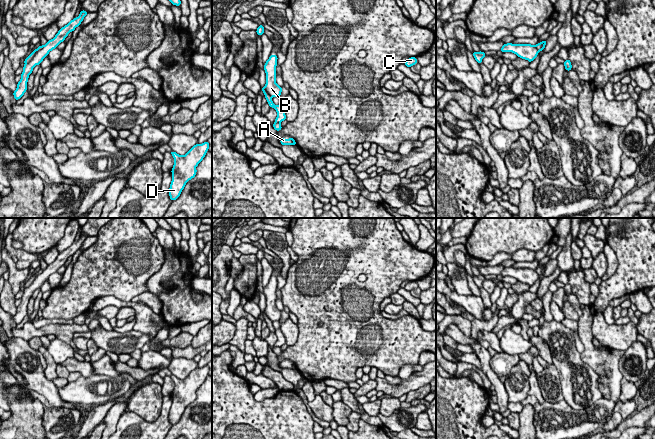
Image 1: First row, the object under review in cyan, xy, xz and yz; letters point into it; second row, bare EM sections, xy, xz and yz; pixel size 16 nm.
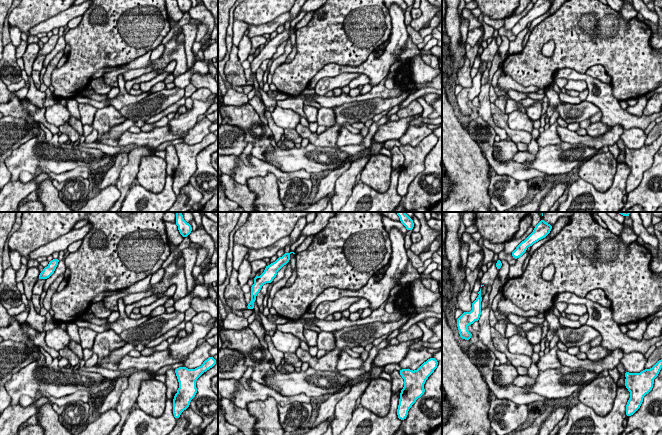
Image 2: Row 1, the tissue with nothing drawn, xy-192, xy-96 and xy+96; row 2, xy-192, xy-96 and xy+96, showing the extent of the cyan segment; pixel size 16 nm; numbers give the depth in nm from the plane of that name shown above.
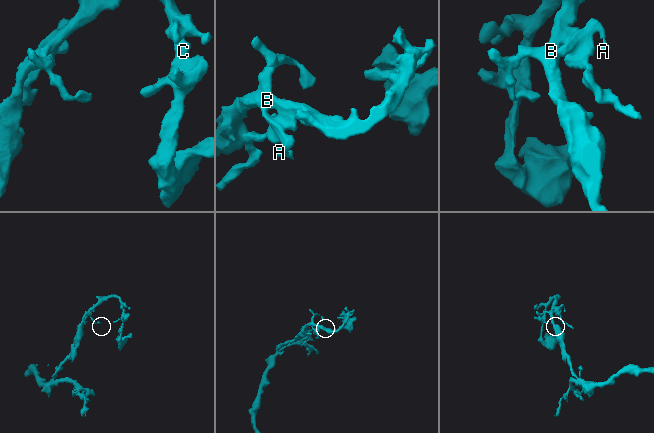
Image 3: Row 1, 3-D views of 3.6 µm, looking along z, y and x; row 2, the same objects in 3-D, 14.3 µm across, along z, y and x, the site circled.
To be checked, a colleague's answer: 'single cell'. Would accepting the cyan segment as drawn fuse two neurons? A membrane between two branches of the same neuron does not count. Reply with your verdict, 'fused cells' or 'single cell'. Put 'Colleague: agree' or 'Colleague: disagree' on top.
Colleague: disagree
fused cells

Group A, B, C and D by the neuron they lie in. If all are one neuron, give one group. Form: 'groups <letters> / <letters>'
groups A / B C D

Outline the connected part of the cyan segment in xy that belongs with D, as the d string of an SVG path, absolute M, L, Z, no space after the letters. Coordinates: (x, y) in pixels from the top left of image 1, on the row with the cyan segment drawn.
M209 142L195 144L185 155L179 155L171 151L174 158L174 165L171 170L172 181L169 188L169 197L172 201L179 198L186 183L196 176L196 167L205 157Z

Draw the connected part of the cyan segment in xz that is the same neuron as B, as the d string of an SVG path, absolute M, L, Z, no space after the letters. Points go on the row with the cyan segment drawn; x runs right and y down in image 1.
M270 55L269 59L264 64L264 71L266 73L266 84L264 89L271 97L280 97L282 92L282 87L276 83L277 60L277 55Z

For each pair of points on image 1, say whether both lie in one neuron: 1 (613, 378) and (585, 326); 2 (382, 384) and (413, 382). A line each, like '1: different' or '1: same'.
1: same
2: same

